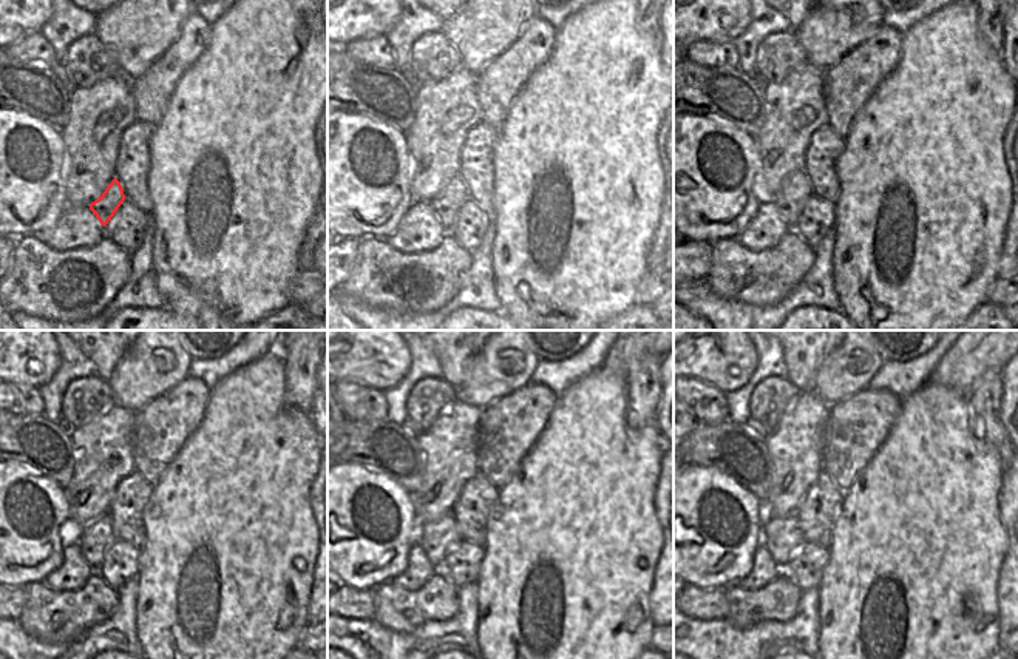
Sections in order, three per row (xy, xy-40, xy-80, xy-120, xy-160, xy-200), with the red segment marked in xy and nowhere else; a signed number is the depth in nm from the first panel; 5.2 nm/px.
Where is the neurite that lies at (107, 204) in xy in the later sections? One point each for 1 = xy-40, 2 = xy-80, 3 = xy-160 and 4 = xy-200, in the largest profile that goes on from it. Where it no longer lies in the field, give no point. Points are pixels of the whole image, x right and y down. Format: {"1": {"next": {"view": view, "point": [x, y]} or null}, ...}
{"1": {"next": {"view": "xy-40", "point": [445, 206]}}, "2": {"next": {"view": "xy-80", "point": [794, 190]}}, "3": {"next": {"view": "xy-160", "point": [436, 539]}}, "4": {"next": {"view": "xy-200", "point": [782, 537]}}}

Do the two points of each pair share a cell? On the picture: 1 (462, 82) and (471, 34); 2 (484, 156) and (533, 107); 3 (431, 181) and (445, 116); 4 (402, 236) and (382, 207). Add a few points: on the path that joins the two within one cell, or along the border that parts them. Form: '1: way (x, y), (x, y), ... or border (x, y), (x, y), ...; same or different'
1: border (464, 65), (476, 76); different
2: border (498, 131), (493, 184); different
3: way (433, 165), (434, 141), (439, 131); same
4: border (414, 199), (396, 230), (386, 239); different

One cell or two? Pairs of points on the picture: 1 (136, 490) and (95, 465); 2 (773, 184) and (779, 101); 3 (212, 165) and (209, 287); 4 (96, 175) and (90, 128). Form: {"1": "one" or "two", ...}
{"1": "two", "2": "one", "3": "one", "4": "one"}

